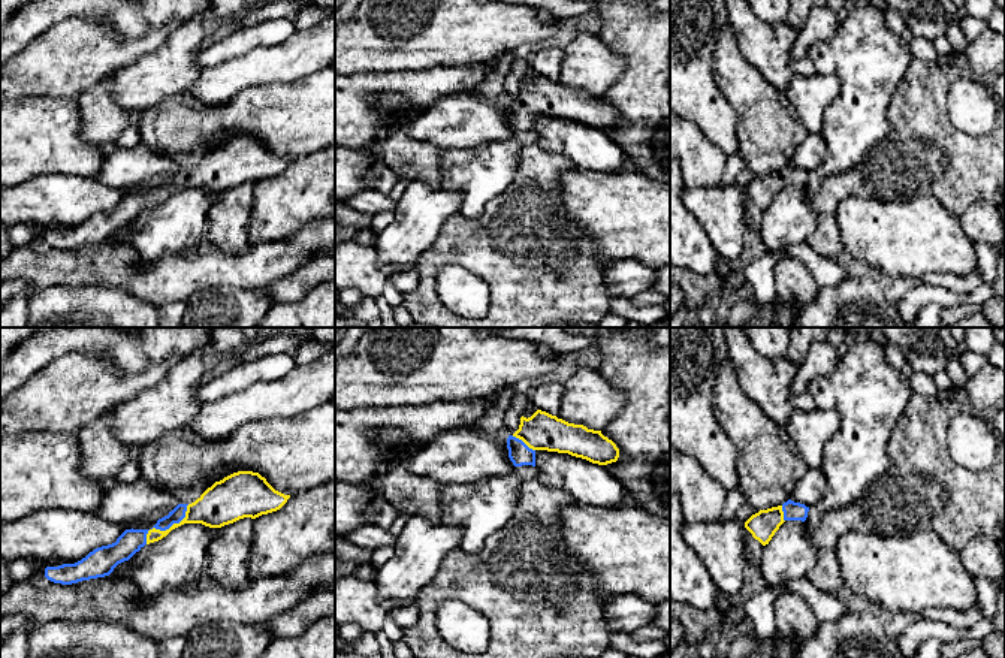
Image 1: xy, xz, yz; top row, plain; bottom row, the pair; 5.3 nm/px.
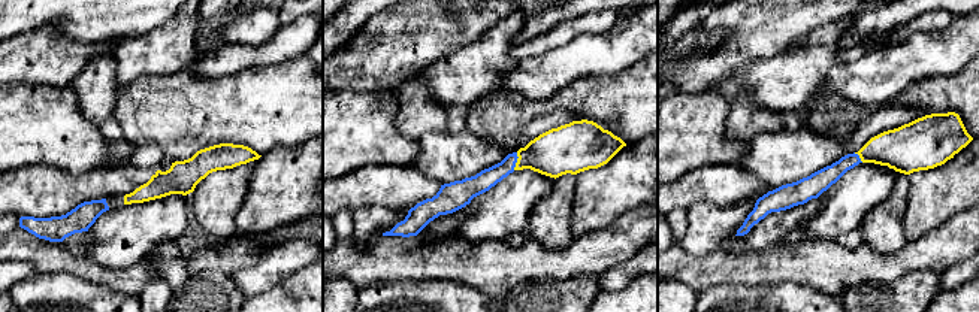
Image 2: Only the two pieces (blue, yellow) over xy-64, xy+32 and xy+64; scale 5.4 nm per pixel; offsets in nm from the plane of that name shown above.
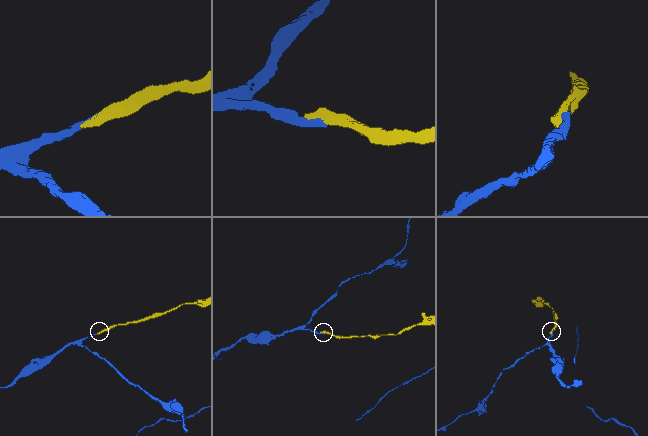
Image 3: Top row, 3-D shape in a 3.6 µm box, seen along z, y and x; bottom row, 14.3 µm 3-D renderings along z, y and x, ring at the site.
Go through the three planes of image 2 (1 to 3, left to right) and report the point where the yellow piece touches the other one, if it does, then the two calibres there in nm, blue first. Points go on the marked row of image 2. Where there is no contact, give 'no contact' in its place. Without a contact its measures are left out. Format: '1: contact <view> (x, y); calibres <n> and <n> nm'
1: no contact
2: contact xy+32 (516, 161); calibres 110 and 260 nm
3: contact xy+64 (858, 157); calibres 120 and 240 nm

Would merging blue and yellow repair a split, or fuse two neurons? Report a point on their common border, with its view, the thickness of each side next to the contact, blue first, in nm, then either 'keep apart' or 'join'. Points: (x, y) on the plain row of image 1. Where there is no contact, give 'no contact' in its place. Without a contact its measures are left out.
xy (166, 193) | 80/160 nm | join

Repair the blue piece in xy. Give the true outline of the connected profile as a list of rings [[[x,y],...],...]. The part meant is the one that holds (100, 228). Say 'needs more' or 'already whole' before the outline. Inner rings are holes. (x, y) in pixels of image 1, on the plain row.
needs more | [[[238,136],[215,147],[194,167],[178,169],[151,194],[126,194],[115,208],[94,214],[75,229],[46,232],[45,242],[61,250],[105,242],[145,209],[162,205],[184,188],[221,193],[244,182],[256,184],[277,176],[289,163],[290,160],[275,156],[259,138]]]

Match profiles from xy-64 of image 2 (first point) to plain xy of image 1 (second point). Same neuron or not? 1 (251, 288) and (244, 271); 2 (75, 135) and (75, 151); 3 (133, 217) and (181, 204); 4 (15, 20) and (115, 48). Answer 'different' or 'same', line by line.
1: different
2: same
3: same
4: different

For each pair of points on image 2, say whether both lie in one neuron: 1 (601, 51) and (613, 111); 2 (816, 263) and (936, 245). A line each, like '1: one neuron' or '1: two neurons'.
1: two neurons
2: one neuron

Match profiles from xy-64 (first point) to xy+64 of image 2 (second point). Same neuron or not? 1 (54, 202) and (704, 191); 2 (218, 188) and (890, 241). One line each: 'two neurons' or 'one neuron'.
1: one neuron
2: one neuron

